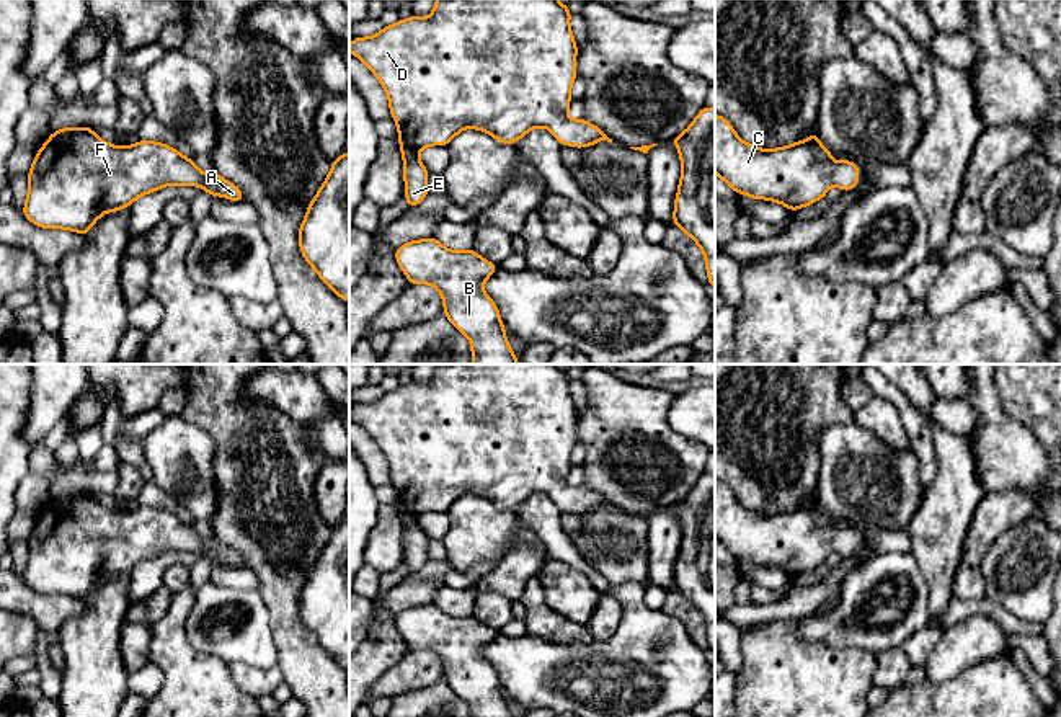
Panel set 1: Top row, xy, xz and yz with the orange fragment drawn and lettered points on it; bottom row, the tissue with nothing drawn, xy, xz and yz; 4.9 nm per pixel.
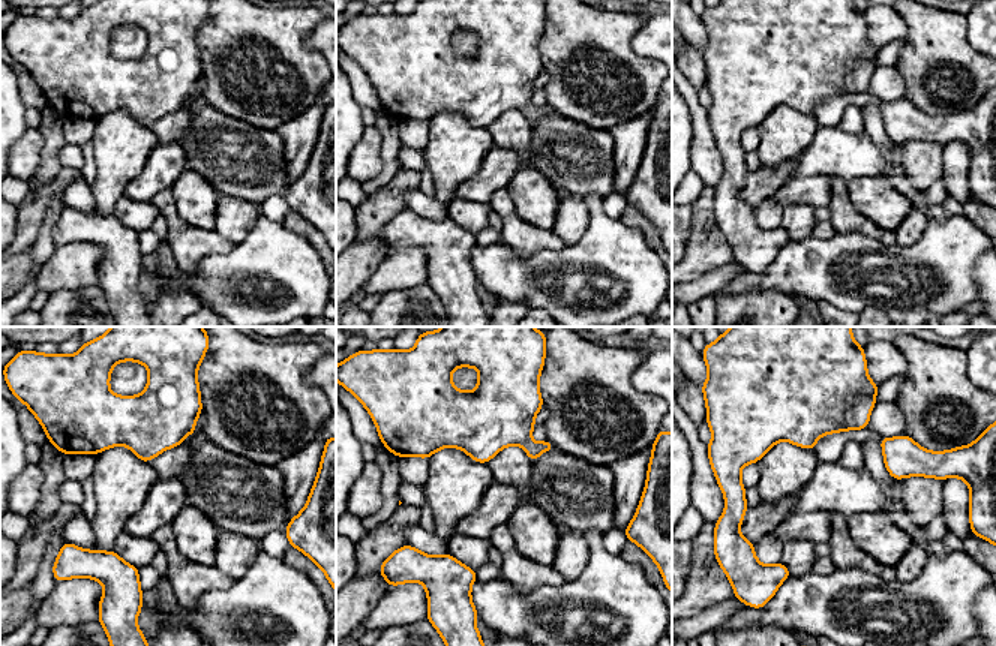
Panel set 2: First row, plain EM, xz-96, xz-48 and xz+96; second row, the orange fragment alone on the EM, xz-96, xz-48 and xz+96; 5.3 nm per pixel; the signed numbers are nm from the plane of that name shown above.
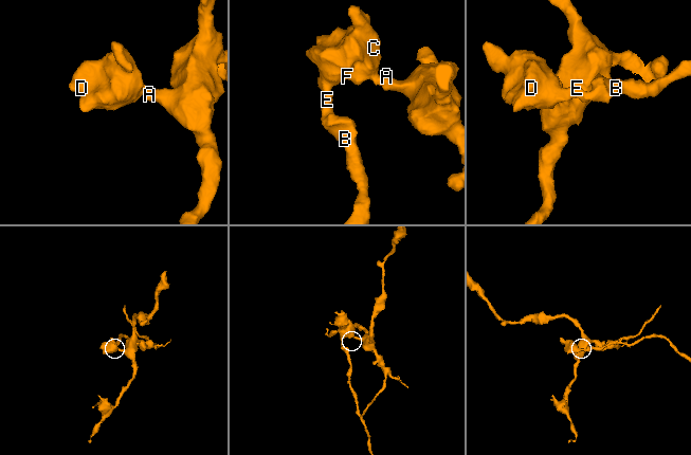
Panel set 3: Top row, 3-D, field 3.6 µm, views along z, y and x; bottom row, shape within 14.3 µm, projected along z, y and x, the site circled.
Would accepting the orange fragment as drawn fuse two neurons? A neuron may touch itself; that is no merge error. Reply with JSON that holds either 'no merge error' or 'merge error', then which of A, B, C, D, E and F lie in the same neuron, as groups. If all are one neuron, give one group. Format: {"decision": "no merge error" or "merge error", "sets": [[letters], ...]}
{"decision": "no merge error", "sets": [["A", "B", "C", "D", "E", "F"]]}

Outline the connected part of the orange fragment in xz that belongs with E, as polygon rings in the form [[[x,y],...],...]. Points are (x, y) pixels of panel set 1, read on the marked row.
[[[436,0],[426,18],[410,16],[369,38],[353,38],[349,52],[361,59],[388,95],[392,119],[398,126],[403,155],[405,198],[408,207],[428,194],[429,171],[418,154],[429,145],[447,145],[460,131],[478,129],[501,144],[521,140],[534,127],[547,127],[560,145],[583,149],[601,140],[612,142],[586,119],[566,116],[570,91],[576,78],[576,52],[570,29],[571,10],[558,0]]]

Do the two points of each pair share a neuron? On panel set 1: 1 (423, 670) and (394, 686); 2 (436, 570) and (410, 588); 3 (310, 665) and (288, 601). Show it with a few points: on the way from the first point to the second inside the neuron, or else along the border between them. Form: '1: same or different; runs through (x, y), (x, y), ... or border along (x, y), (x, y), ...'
1: same; runs through (417, 670), (400, 680)
2: same; runs through (430, 577), (417, 588)
3: same; runs through (297, 649), (288, 631), (288, 618)

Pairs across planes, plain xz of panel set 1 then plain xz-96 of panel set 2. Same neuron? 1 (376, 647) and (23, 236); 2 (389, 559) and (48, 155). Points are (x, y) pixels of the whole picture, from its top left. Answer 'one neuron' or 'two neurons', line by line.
1: two neurons
2: two neurons

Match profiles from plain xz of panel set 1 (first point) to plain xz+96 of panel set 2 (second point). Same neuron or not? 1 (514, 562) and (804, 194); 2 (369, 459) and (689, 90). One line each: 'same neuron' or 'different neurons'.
1: same neuron
2: different neurons

